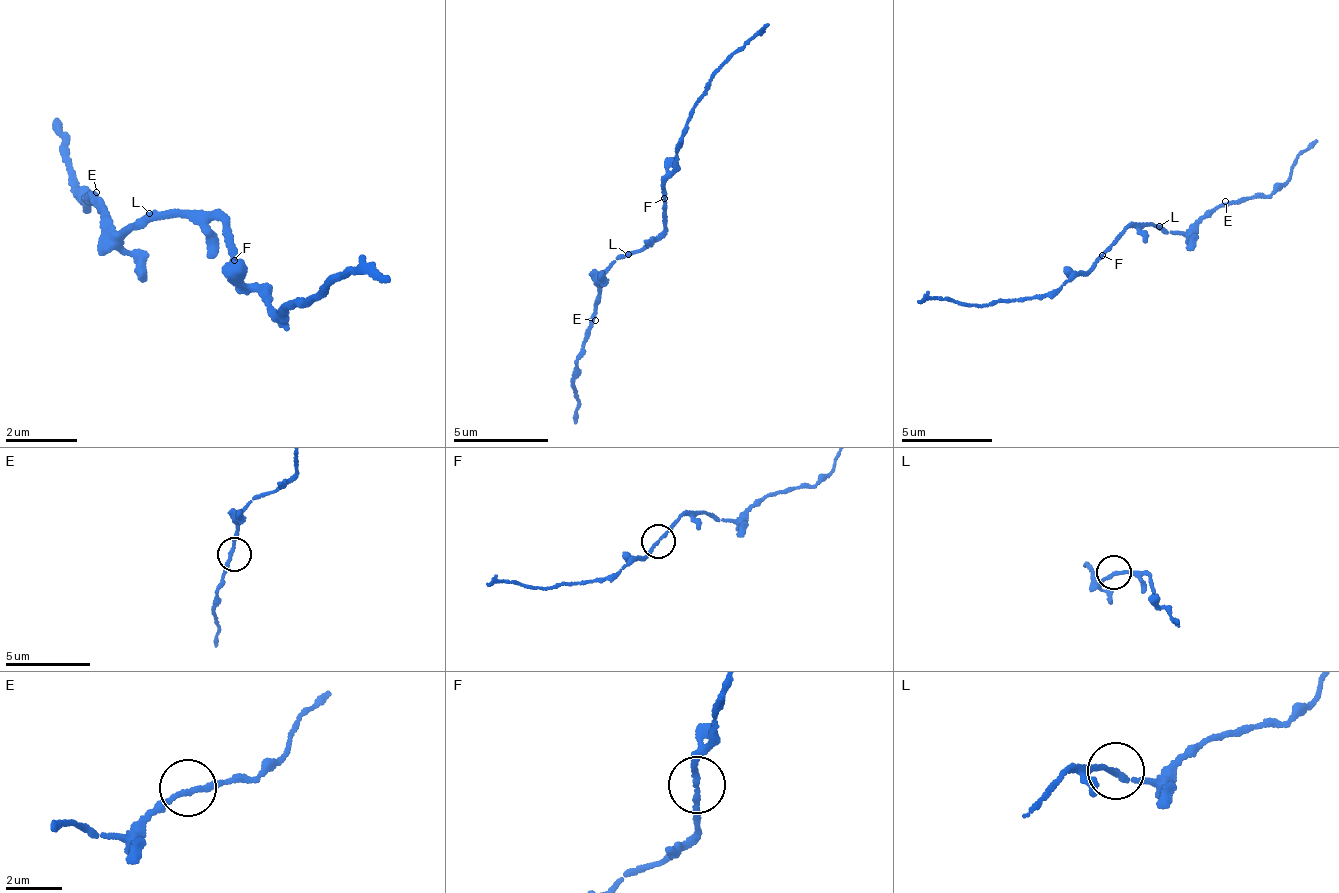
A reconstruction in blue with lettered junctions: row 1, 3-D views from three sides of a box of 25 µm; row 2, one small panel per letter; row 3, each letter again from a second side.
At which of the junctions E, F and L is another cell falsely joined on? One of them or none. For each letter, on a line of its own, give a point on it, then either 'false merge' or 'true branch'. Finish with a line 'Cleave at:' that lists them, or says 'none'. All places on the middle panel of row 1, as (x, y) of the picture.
E: (595, 320) | true branch
F: (664, 198) | false merge
L: (628, 254) | true branch
Cleave at: F

